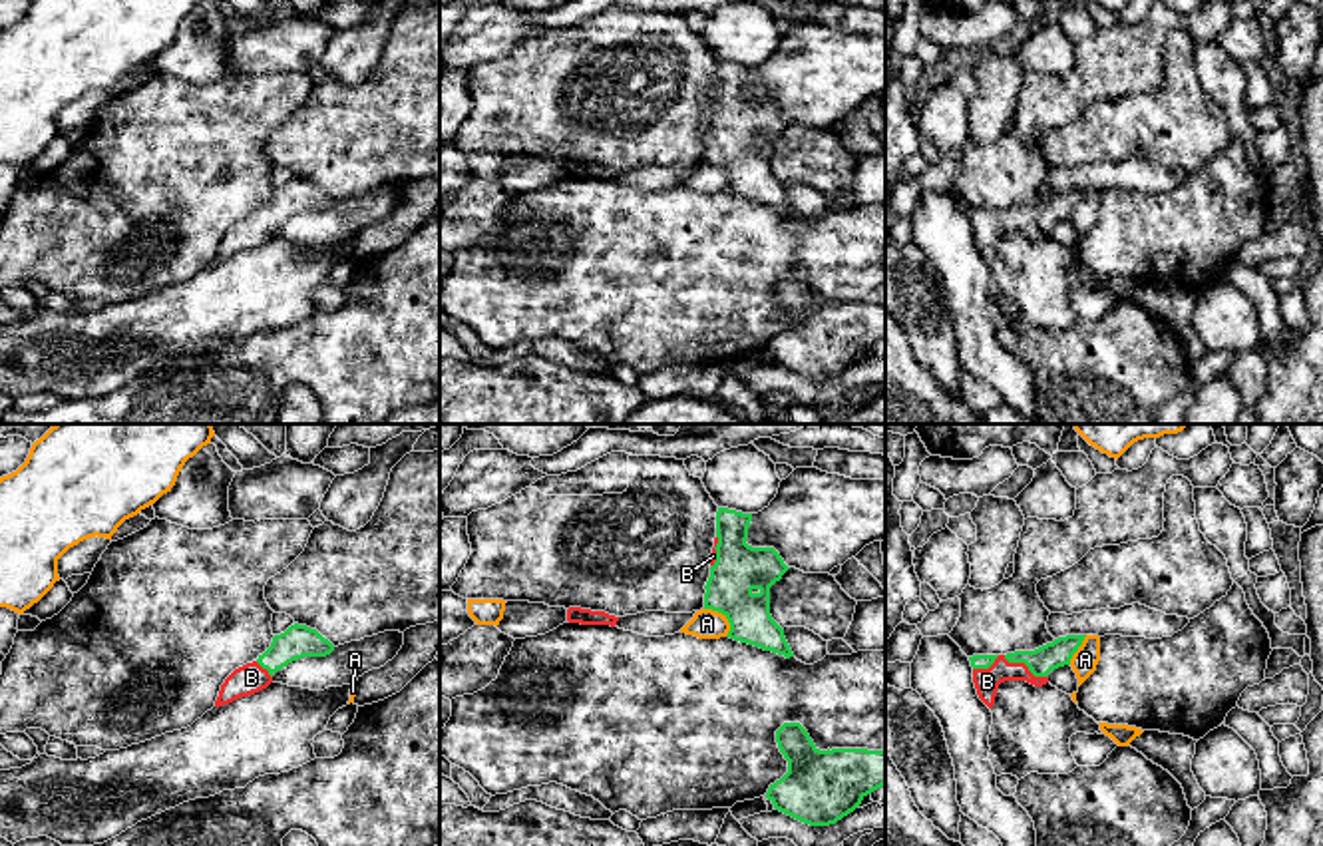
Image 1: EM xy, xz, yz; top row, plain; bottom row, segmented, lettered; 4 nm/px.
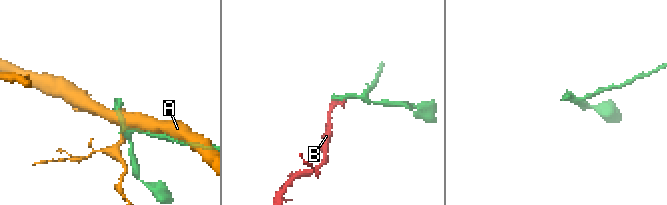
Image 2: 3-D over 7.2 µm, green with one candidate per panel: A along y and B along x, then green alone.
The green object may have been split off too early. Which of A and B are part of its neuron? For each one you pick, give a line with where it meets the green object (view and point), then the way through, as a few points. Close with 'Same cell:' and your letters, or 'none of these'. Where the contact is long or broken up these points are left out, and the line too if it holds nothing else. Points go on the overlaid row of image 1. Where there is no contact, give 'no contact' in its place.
B: meets green in yz at (1025, 663); runs through yz (1041, 661), (1025, 663), (1001, 667), (987, 681)
Same cell: B

